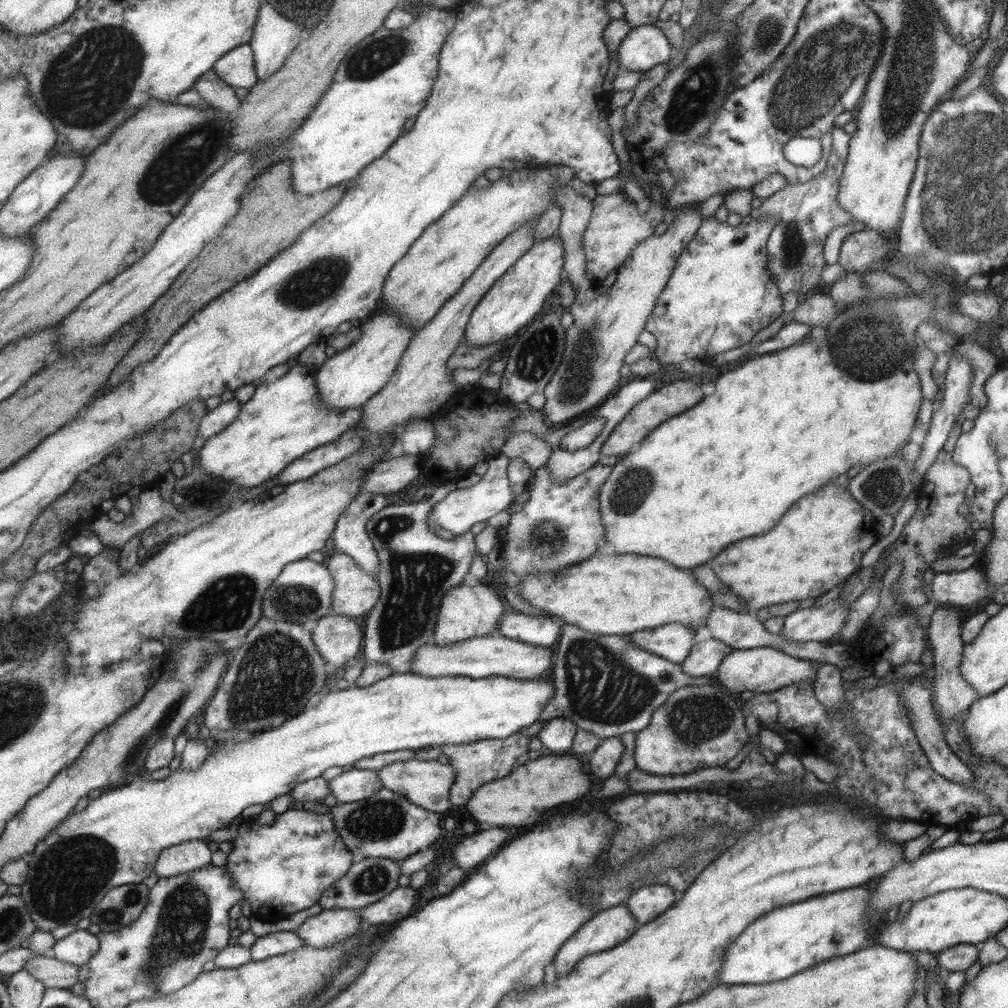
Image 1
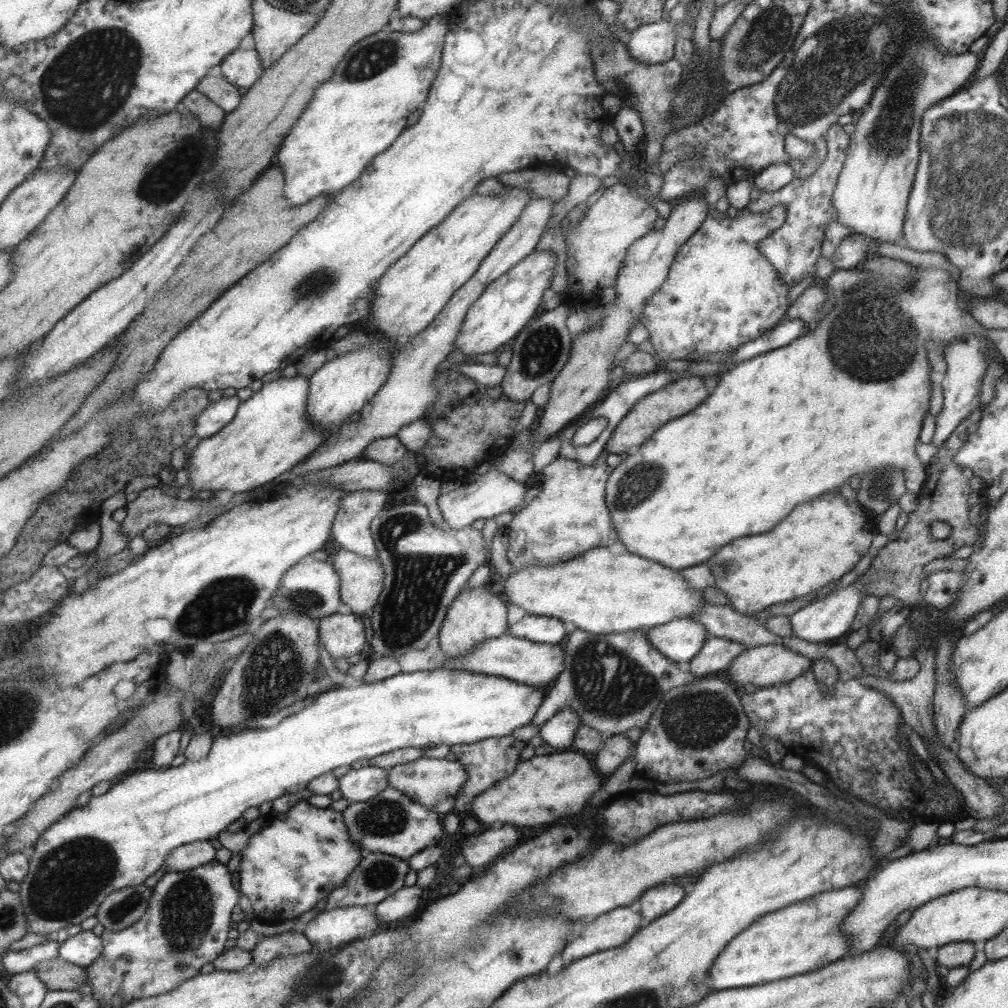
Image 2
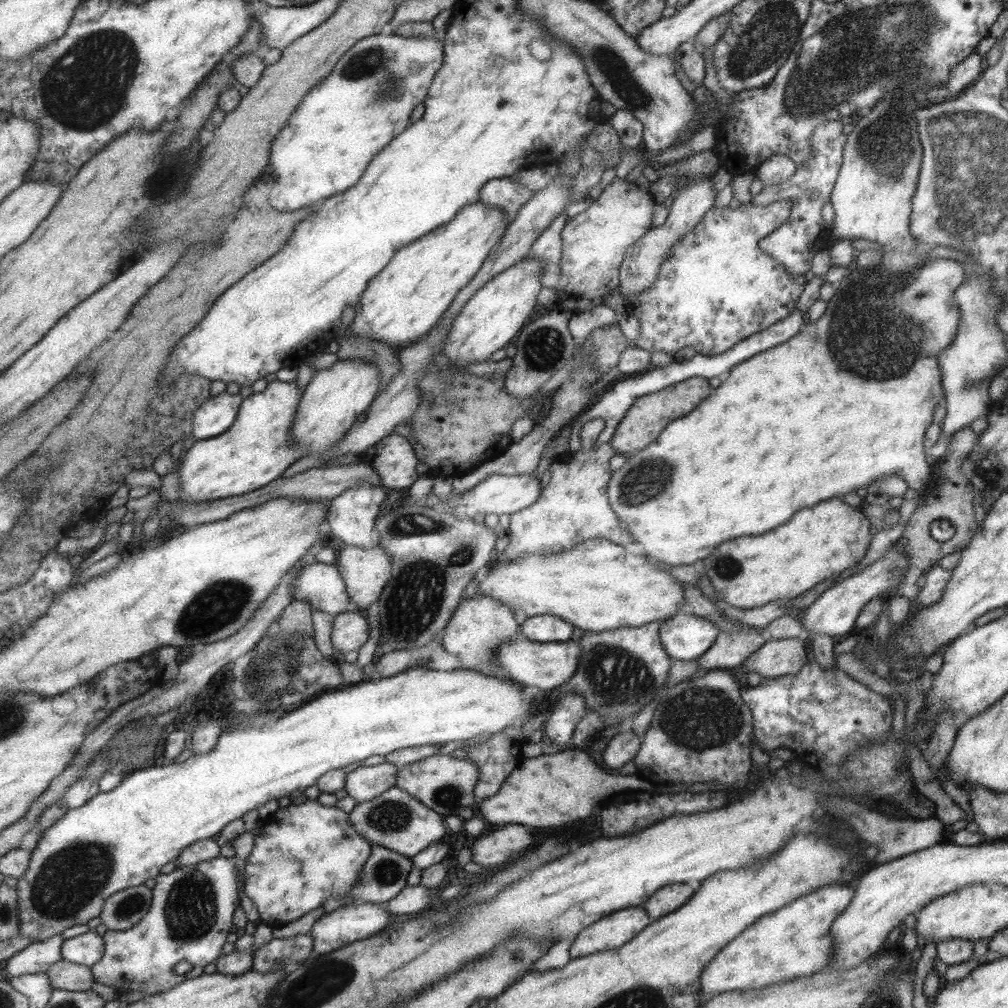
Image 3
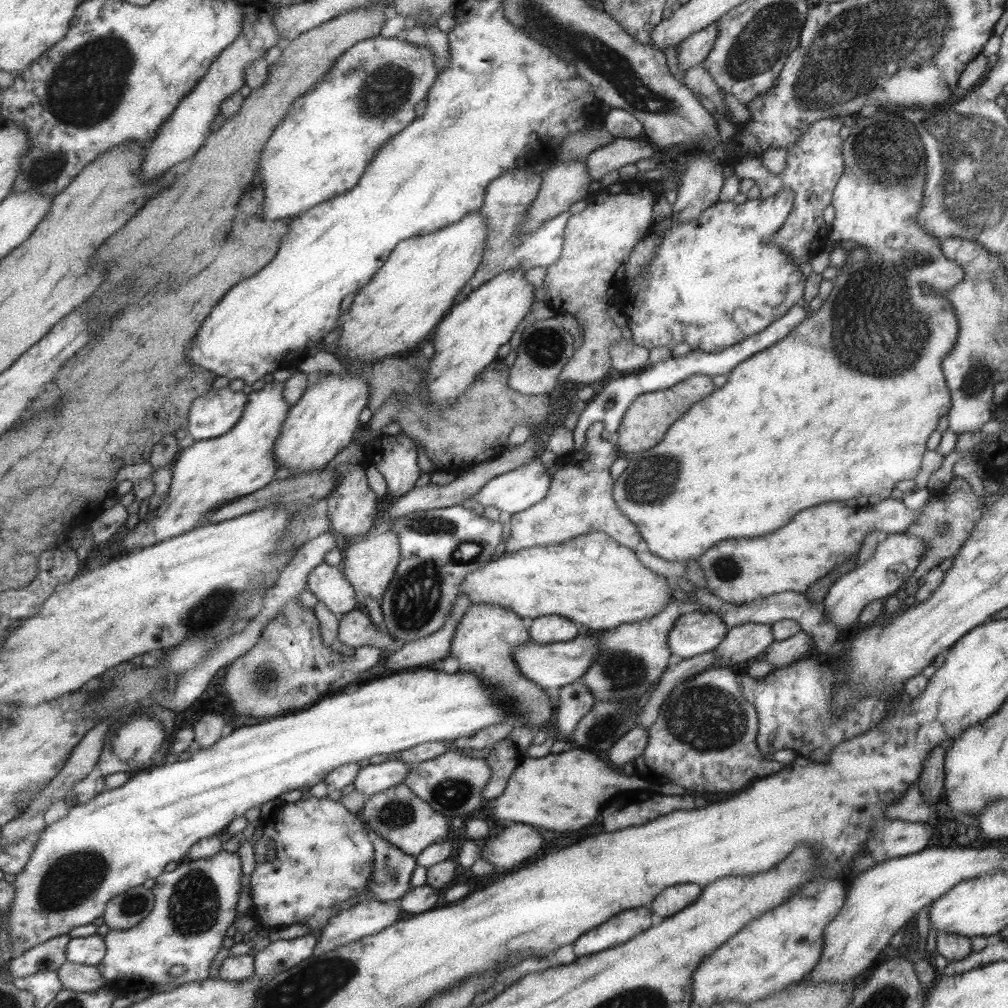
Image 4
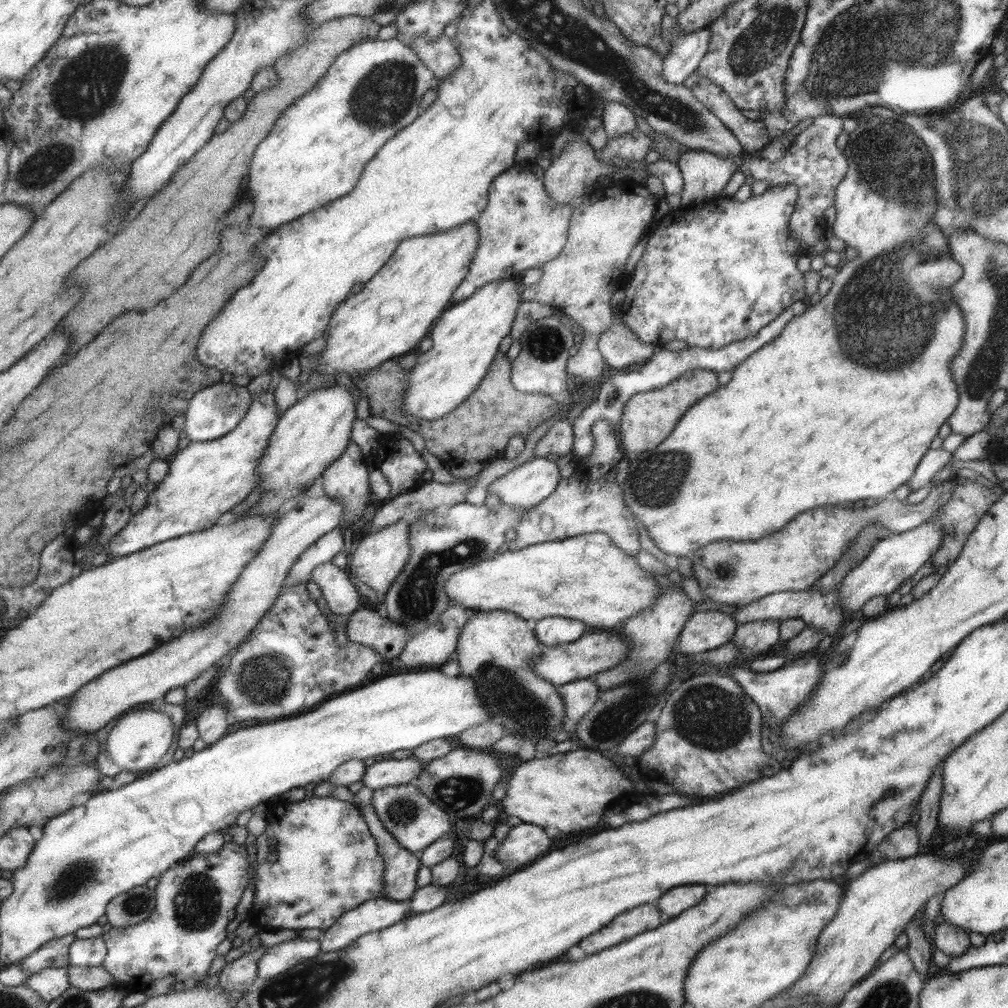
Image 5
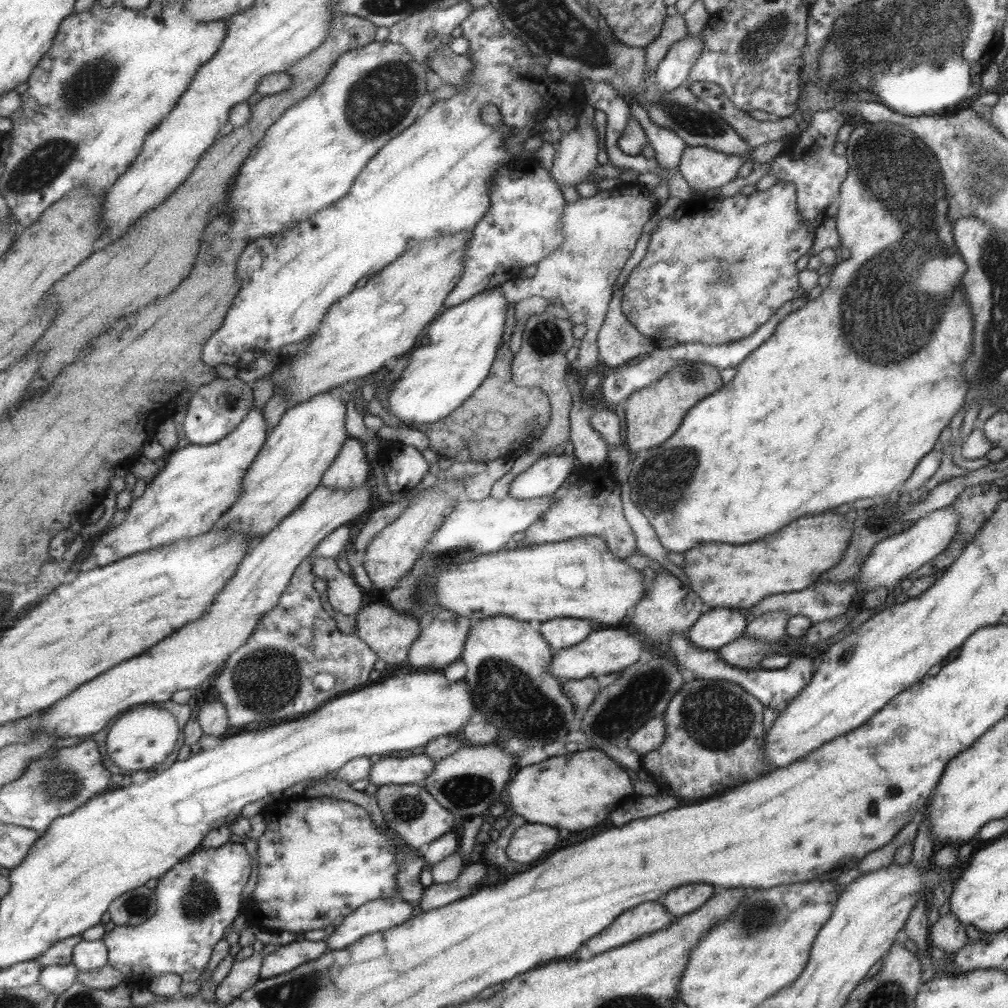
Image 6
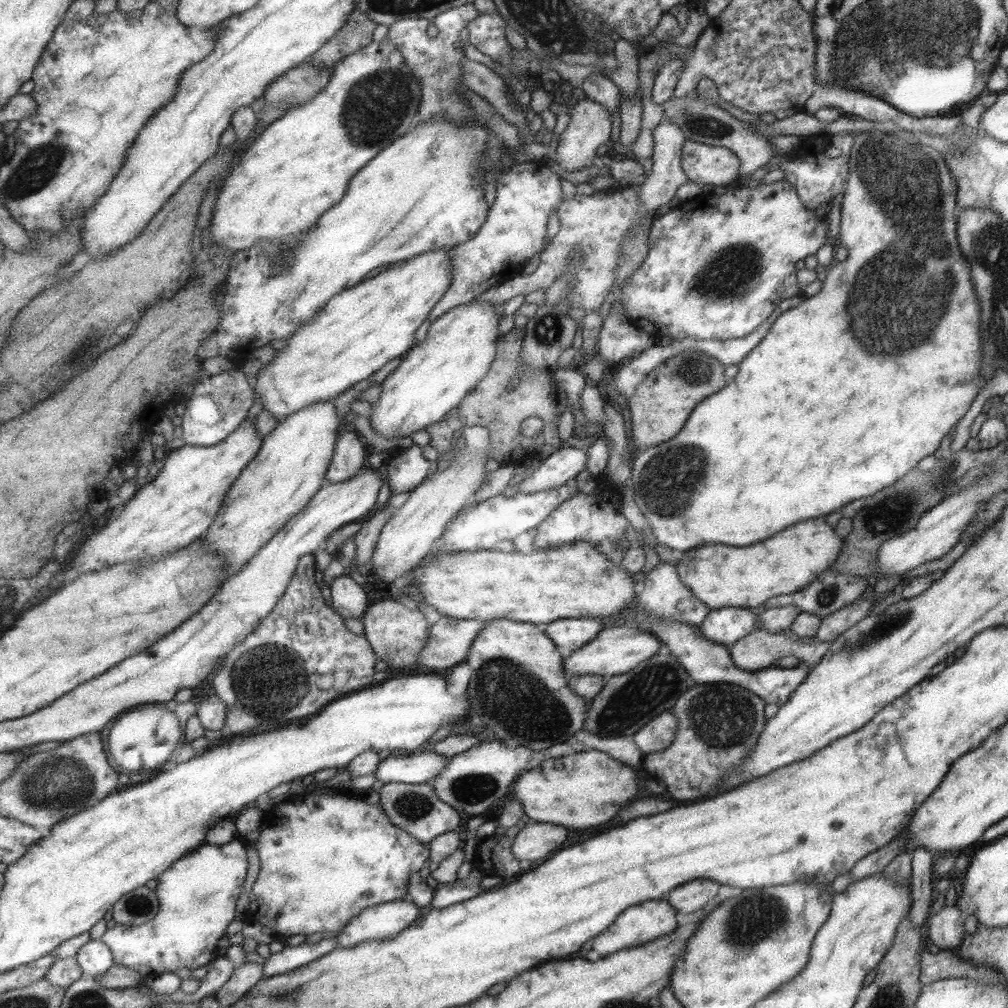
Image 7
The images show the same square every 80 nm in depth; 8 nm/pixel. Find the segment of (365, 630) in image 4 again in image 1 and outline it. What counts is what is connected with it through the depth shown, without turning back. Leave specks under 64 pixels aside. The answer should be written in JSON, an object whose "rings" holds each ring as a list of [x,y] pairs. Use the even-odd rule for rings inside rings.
{"rings":[[[328,614],[311,628],[311,641],[326,665],[349,665],[363,643],[363,632],[353,617]]]}

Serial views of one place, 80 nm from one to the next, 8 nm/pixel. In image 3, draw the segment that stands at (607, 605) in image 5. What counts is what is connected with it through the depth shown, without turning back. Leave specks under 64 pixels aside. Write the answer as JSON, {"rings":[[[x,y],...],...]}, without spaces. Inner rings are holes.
{"rings":[[[603,538],[586,540],[561,554],[525,554],[513,561],[495,558],[477,577],[481,578],[478,594],[500,600],[511,609],[521,608],[527,617],[553,615],[593,633],[665,621],[685,598],[682,583],[672,574]]]}

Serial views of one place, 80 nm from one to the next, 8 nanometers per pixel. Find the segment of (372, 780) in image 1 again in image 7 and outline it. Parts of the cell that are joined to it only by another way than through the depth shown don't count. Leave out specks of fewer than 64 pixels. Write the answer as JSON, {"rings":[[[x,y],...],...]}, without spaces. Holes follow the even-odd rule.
{"rings":[[[418,750],[409,755],[394,753],[377,763],[374,772],[377,785],[389,782],[403,784],[427,783],[443,770],[447,756],[432,750]]]}

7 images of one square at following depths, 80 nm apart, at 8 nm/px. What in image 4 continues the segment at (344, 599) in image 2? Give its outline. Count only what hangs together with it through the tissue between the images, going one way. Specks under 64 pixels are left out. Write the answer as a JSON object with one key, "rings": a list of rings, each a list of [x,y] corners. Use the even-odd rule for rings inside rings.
{"rings":[[[380,529],[380,534],[374,536],[369,533],[359,542],[342,548],[341,552],[343,558],[339,565],[340,572],[356,592],[360,602],[364,595],[375,598],[379,602],[399,562],[399,545],[395,533]]]}

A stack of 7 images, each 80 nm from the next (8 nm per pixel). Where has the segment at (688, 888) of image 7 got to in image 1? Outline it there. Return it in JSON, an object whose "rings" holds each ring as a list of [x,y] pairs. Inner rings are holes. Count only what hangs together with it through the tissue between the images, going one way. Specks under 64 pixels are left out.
{"rings":[[[664,884],[643,885],[626,898],[623,903],[632,919],[640,926],[659,916],[674,904],[674,890]]]}

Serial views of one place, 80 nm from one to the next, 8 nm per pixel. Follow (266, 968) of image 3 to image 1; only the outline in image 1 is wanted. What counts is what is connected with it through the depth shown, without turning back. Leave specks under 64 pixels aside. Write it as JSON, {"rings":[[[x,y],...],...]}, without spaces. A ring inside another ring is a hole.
{"rings":[[[277,931],[256,937],[255,942],[248,949],[250,950],[251,961],[258,961],[291,952],[301,945],[305,944],[300,942],[295,931]]]}

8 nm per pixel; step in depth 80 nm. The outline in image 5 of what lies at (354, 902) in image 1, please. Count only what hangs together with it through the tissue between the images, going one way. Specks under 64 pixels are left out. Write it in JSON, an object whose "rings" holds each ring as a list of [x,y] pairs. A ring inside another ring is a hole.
{"rings":[[[361,787],[357,792],[351,793],[351,800],[349,802],[360,810],[364,821],[368,826],[370,835],[374,838],[377,854],[382,858],[383,874],[382,874],[382,898],[389,900],[407,901],[408,898],[416,891],[415,873],[419,868],[420,860],[418,854],[405,850],[396,840],[387,832],[387,829],[380,824],[379,819],[374,815],[372,806],[370,805],[370,798],[373,790],[370,788]]]}

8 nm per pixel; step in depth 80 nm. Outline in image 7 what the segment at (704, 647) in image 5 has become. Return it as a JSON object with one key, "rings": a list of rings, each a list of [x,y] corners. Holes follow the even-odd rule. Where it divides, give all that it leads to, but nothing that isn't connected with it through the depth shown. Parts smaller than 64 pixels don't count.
{"rings":[[[745,607],[710,609],[699,625],[699,635],[709,642],[730,644],[756,630],[756,616]]]}

